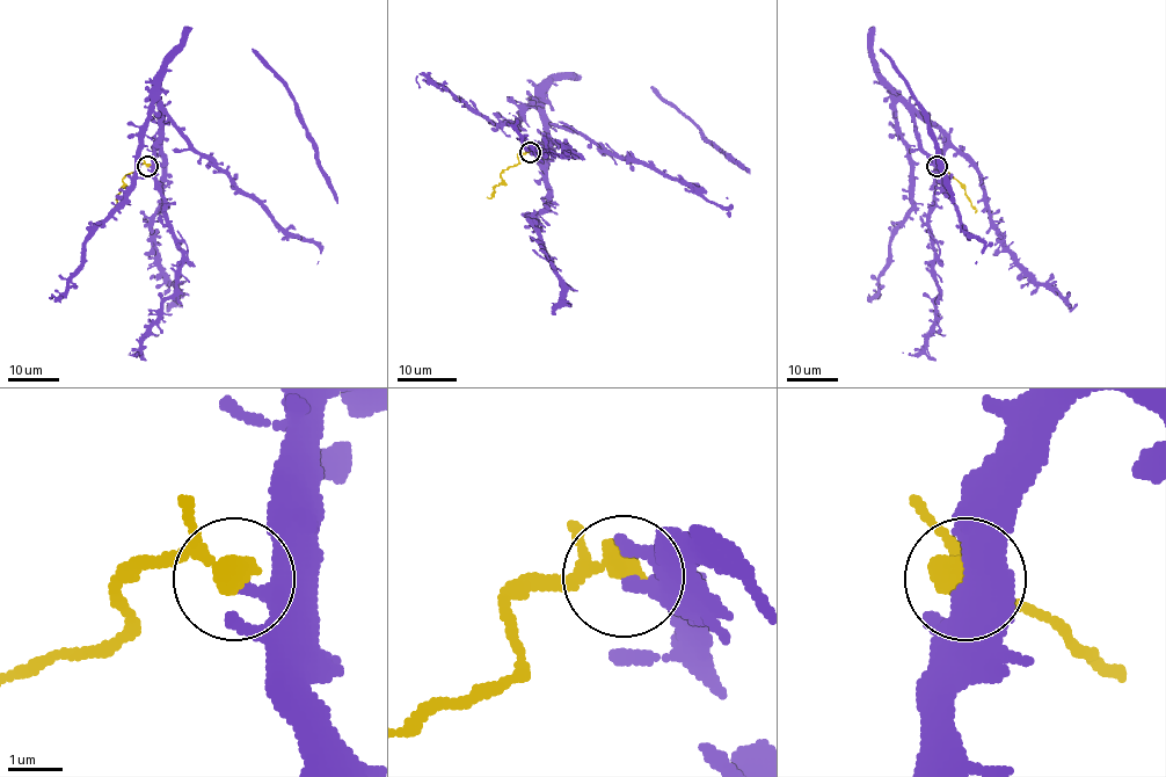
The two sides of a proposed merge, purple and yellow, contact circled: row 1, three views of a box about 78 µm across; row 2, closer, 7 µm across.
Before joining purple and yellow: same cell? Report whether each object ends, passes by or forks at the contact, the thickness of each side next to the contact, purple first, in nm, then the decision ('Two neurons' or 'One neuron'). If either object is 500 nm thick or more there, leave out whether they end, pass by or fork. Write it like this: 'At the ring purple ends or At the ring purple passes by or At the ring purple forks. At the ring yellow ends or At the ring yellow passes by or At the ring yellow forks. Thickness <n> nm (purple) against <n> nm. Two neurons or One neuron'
At the ring purple ends. At the ring yellow passes by. Thickness 320 nm (purple) against 320 nm. Two neurons

